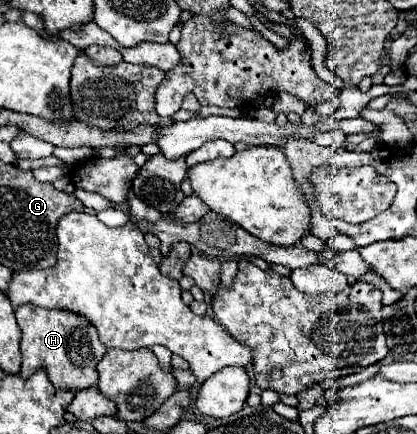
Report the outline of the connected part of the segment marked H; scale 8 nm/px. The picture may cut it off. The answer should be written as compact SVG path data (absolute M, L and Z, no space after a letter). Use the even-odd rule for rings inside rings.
M24 304L16 310L16 320L22 330L20 350L22 350L22 370L20 376L26 380L36 370L44 368L50 382L58 390L80 392L84 388L96 386L96 364L102 360L106 348L100 344L96 336L96 328L88 324L82 316L72 316L72 312L46 310L36 308L32 304Z

